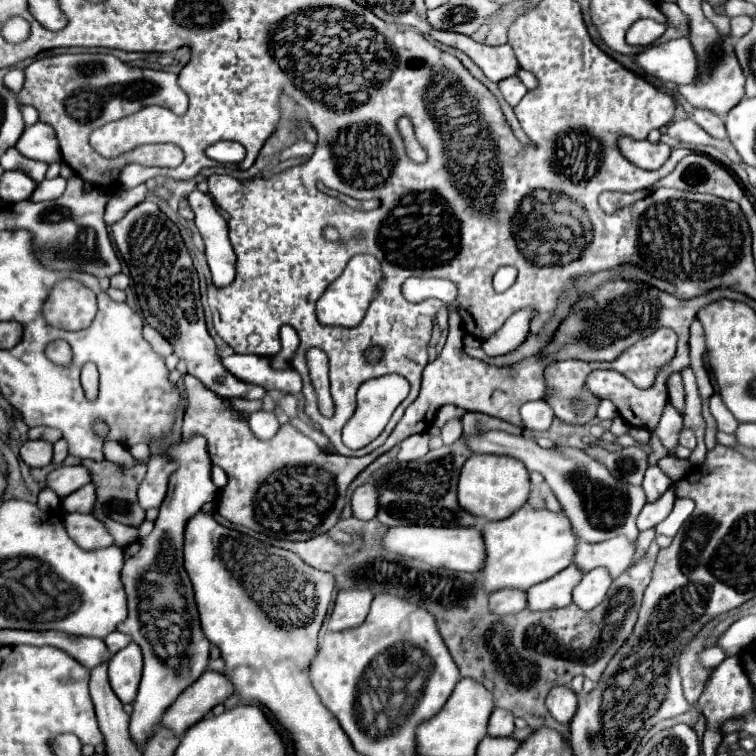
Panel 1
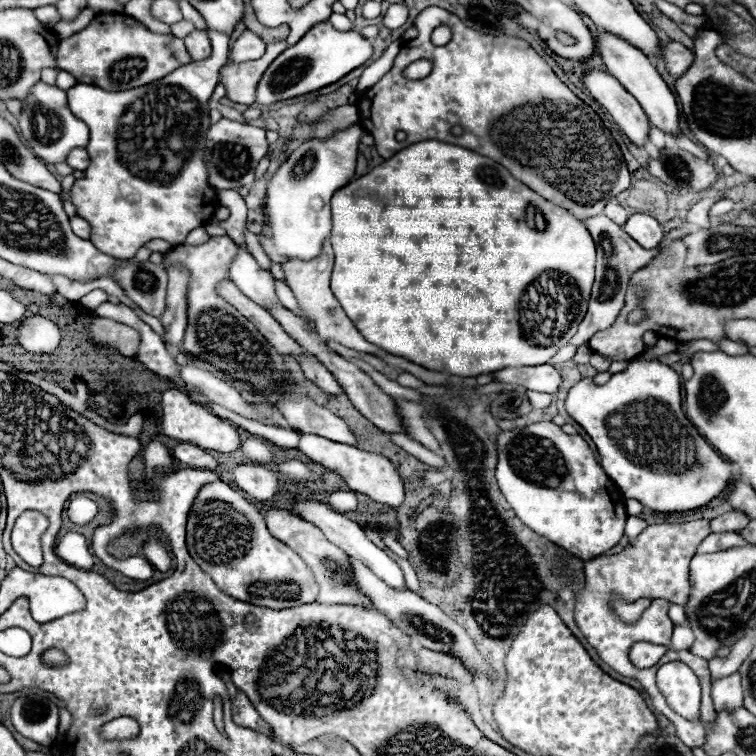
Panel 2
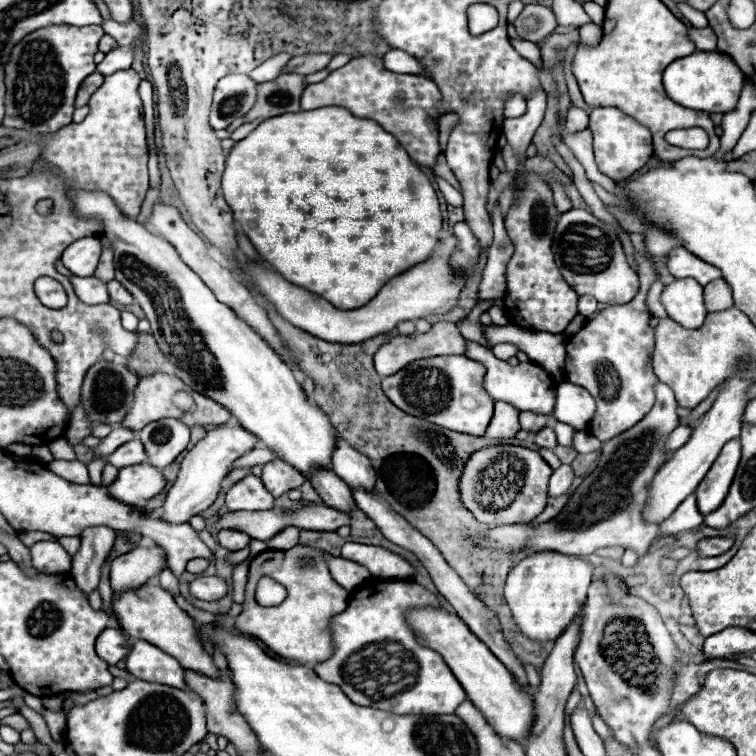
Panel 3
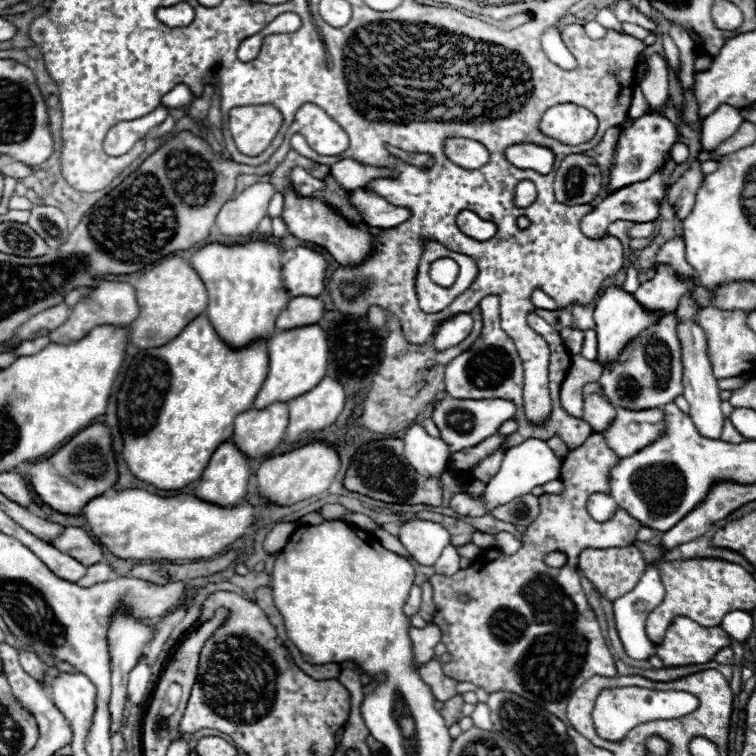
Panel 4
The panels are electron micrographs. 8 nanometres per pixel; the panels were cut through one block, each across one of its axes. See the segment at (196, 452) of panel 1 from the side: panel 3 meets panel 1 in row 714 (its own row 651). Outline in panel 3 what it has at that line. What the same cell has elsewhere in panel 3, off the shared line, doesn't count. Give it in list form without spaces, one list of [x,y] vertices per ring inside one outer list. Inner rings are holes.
[[[138,640],[126,658],[126,670],[138,678],[156,684],[166,684],[174,688],[184,688],[184,668],[176,658],[164,654],[160,648]]]

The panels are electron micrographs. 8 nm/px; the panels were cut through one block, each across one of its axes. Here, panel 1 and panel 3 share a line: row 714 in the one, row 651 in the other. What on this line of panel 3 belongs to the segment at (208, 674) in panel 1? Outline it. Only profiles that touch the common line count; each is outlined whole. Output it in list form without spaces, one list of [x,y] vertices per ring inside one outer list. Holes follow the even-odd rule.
[[[144,584],[136,590],[130,590],[130,592],[124,592],[124,594],[114,594],[112,596],[112,610],[116,614],[118,626],[128,636],[154,644],[156,648],[174,656],[186,670],[194,670],[194,672],[200,672],[200,674],[210,676],[210,678],[218,676],[218,670],[214,666],[212,656],[202,648],[202,644],[196,638],[194,620],[176,606],[174,598],[164,588]]]

